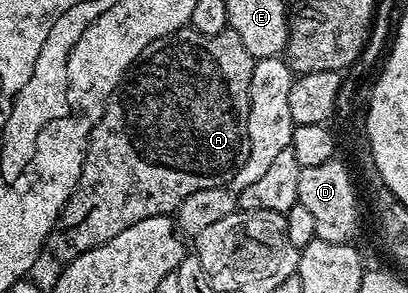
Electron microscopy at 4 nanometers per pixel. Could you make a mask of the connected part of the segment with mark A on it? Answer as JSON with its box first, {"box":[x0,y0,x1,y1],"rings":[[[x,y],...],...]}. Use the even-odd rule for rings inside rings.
{"box":[45,29,256,264],"rings":[[[192,29],[174,31],[168,37],[160,37],[152,41],[140,53],[140,57],[130,66],[126,73],[126,78],[118,85],[117,91],[106,103],[104,113],[100,121],[92,129],[90,143],[86,146],[86,156],[84,165],[80,169],[80,181],[76,181],[76,189],[68,197],[64,209],[56,217],[54,228],[50,230],[50,235],[46,239],[45,250],[50,251],[54,259],[59,259],[59,264],[71,263],[76,257],[88,253],[88,249],[96,249],[116,233],[124,233],[128,225],[136,225],[136,221],[144,221],[144,217],[156,217],[157,215],[170,215],[177,212],[180,204],[192,197],[192,193],[200,193],[200,189],[212,189],[213,187],[224,187],[230,184],[236,169],[244,165],[244,157],[248,157],[248,109],[250,108],[250,86],[252,85],[252,69],[256,60],[250,56],[248,49],[244,49],[244,41],[236,37],[236,33],[227,30],[224,33],[216,33],[212,37],[204,37],[204,33],[196,33]]]}

